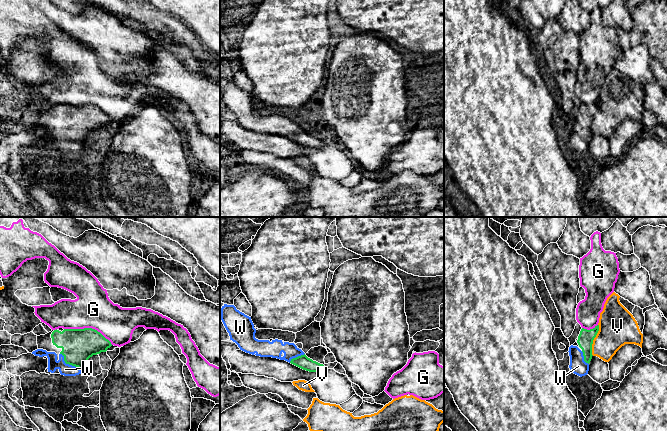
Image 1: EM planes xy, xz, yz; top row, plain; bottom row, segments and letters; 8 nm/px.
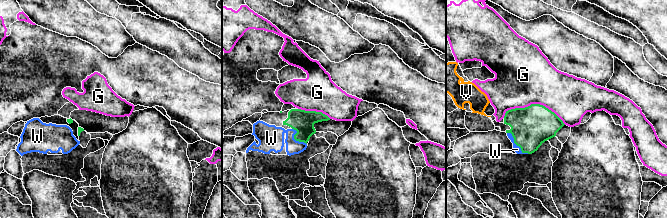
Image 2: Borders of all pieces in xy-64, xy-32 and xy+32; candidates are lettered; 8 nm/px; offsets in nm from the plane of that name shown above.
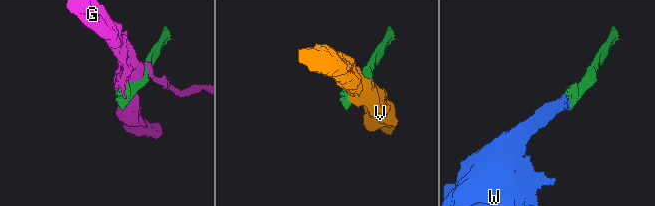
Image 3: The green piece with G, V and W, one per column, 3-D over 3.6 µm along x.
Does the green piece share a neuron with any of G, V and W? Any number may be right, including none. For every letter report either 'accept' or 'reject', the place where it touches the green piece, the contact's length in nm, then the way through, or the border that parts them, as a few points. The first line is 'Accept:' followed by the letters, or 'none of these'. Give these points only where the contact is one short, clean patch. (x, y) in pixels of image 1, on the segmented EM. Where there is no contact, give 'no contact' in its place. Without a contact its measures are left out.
Accept: W
G: reject; meets green in xy at (88, 328); contact 420 nm long
V: reject; meets green in yz at (593, 339); contact 260 nm long
W: accept; meets green in xy at (69, 364); contact 220 nm long; runs through xy (78, 345), (69, 364), (65, 369)

